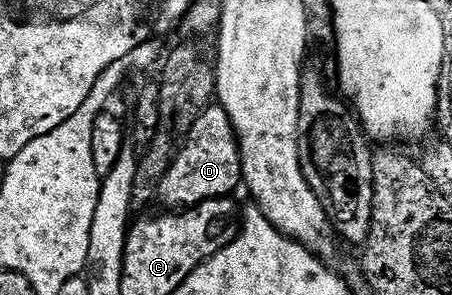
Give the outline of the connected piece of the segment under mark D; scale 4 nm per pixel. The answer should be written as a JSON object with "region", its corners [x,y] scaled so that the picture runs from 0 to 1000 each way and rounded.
{"region":[[[471,349],[447,376],[447,390],[429,417],[416,451],[416,475],[407,481],[398,522],[381,542],[378,559],[361,576],[363,603],[354,614],[354,681],[381,715],[425,708],[451,681],[476,681],[480,668],[504,668],[535,627],[531,597],[531,505],[522,485],[522,451],[513,441],[509,403],[485,349]]]}

